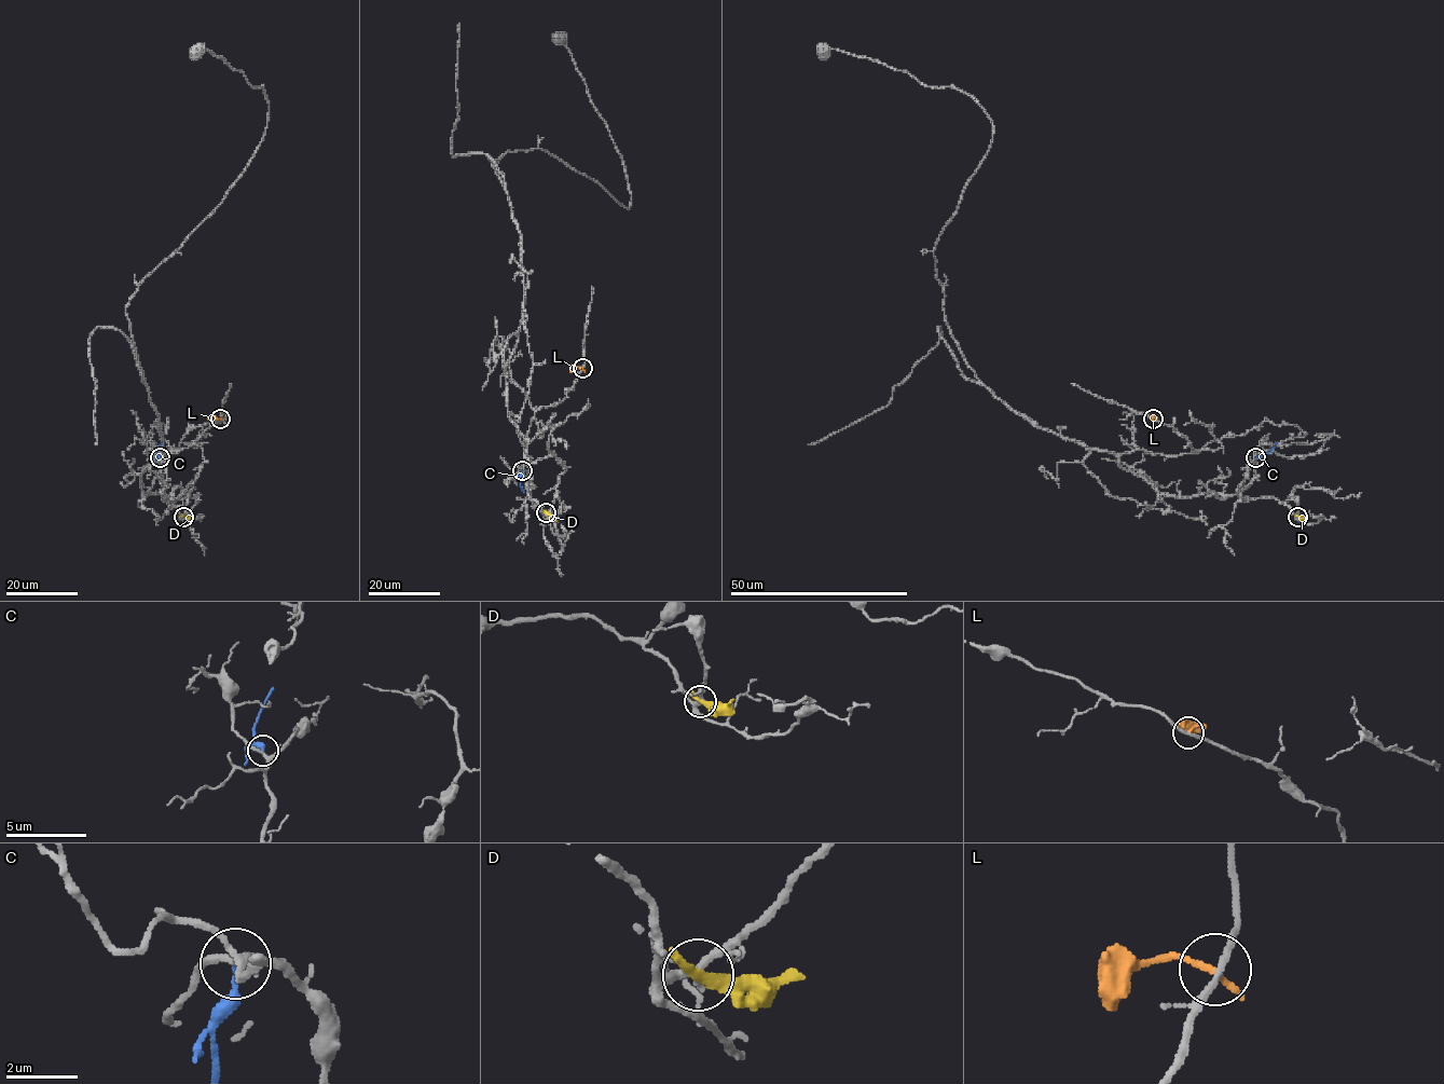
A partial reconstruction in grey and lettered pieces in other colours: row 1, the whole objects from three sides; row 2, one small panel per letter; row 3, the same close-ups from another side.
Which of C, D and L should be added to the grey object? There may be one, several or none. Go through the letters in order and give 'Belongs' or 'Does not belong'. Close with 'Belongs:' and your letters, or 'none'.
C: Does not belong
D: Does not belong
L: Does not belong
Belongs: none

